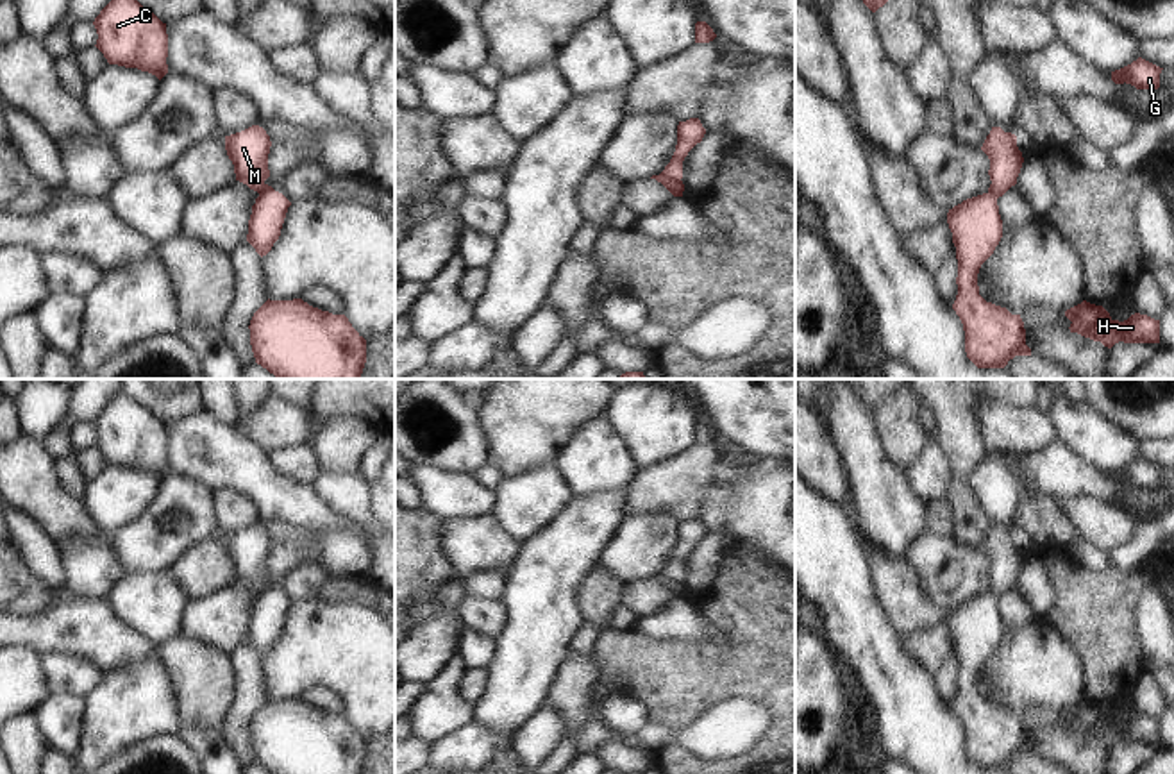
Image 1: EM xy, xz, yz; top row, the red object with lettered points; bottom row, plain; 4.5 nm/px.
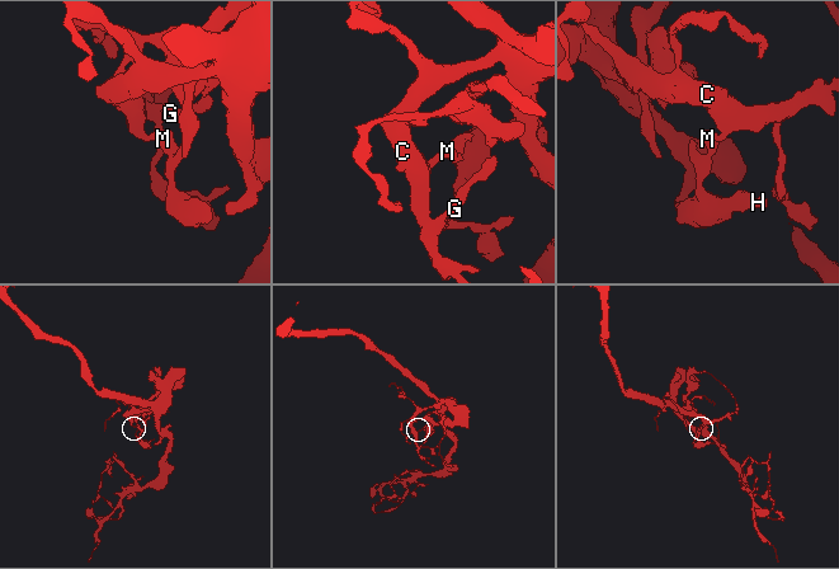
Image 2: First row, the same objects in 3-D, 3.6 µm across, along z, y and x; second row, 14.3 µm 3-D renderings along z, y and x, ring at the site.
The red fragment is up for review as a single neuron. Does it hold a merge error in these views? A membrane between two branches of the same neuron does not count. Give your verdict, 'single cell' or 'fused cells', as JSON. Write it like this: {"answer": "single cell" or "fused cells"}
{"answer": "fused cells"}

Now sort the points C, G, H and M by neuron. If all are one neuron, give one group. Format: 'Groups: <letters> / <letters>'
Groups: C G M / H

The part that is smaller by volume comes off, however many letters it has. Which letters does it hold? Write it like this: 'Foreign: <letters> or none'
Foreign: H

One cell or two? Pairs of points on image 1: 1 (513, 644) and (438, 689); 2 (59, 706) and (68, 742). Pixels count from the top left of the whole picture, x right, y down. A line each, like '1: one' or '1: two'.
1: two
2: one

